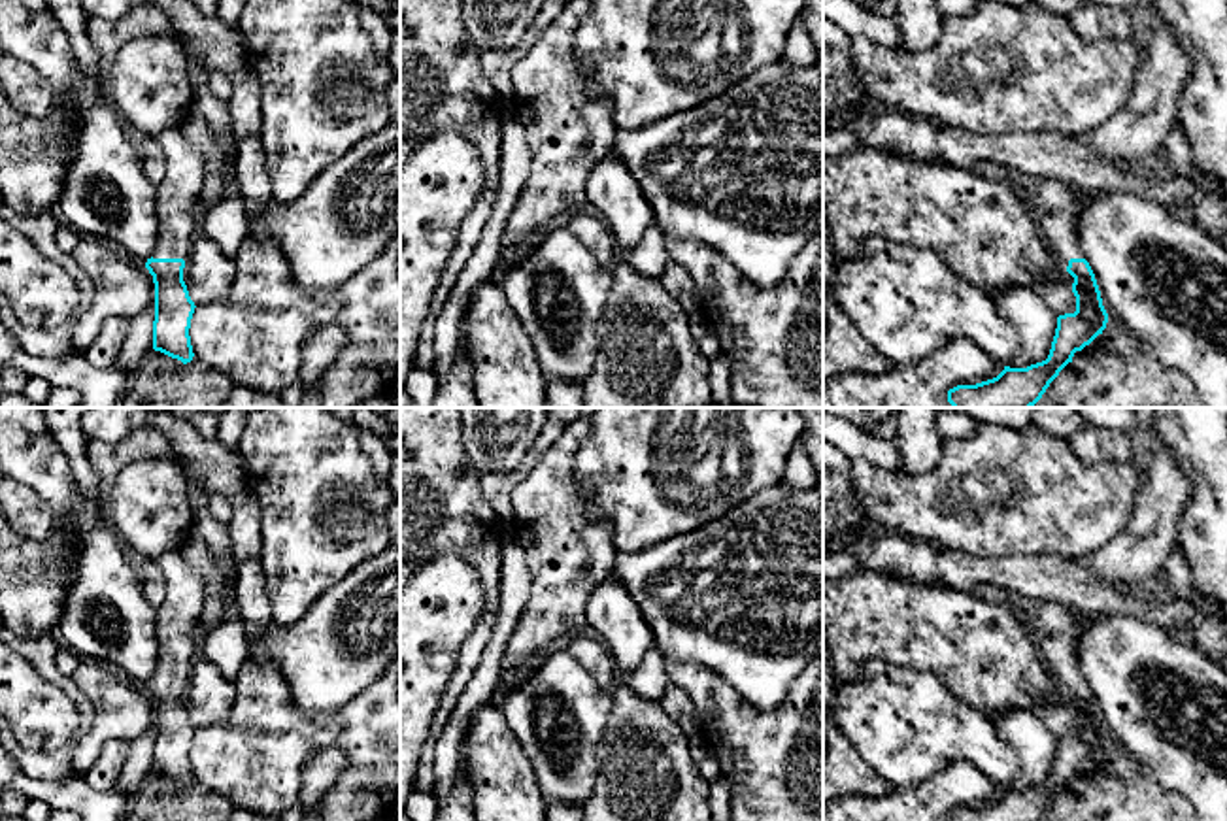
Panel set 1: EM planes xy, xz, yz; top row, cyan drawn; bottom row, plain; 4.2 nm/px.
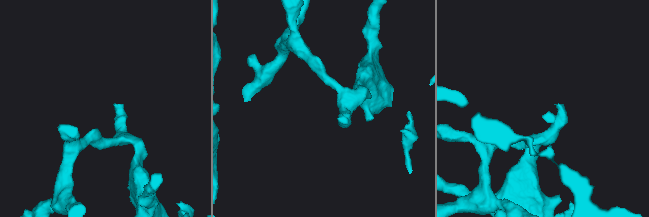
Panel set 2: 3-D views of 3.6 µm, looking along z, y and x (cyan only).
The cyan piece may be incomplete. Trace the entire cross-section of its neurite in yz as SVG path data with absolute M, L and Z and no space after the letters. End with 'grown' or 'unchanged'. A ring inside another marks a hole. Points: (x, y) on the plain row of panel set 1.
M1048 598L1029 606L1033 642L1061 691L1074 700L1076 734L1057 740L1046 783L1027 791L1004 789L993 802L950 812L948 821L1042 821L1059 795L1072 785L1074 776L1102 757L1108 736L1076 651L1084 628L1101 615Z; grown

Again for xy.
M179 551L162 553L155 564L164 578L164 600L157 608L157 670L145 685L155 706L153 772L187 787L194 779L189 751L196 729L183 691L200 657L206 587Z; grown

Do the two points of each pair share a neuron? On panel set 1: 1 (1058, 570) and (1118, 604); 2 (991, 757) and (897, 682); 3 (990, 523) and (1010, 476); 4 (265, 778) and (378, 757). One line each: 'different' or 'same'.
1: same
2: same
3: same
4: same

